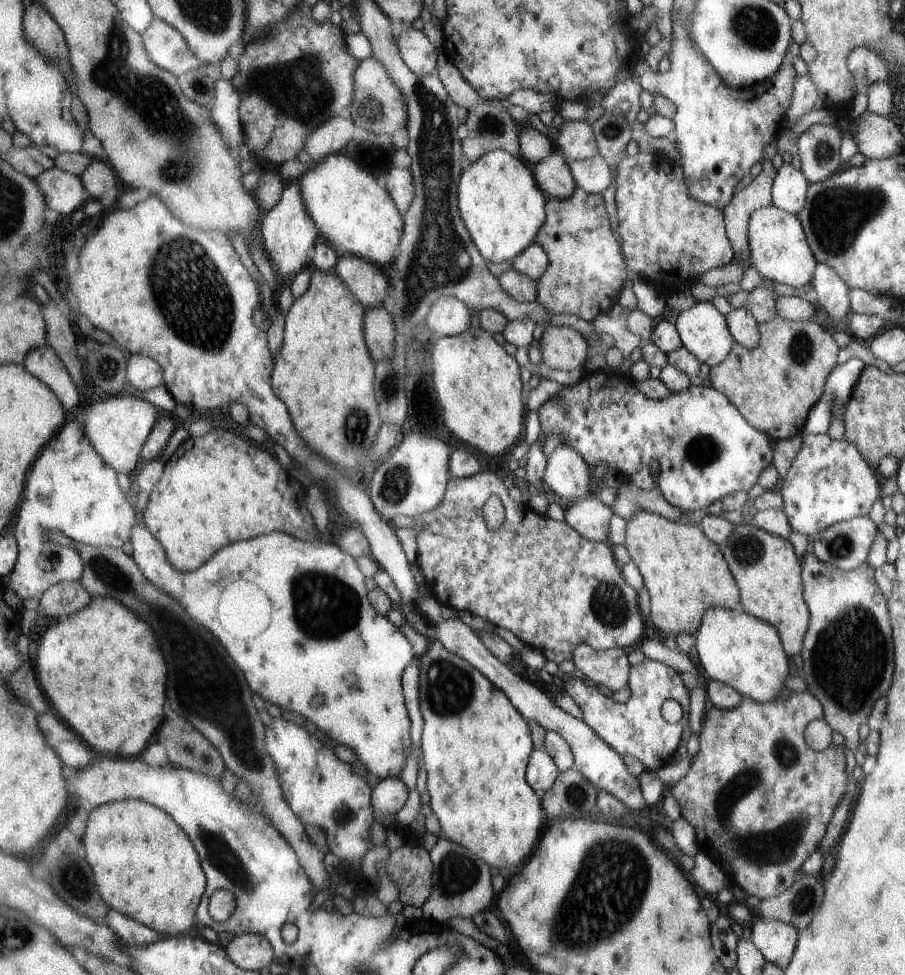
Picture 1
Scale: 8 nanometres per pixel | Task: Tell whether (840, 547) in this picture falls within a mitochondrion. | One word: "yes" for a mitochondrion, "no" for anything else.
yes

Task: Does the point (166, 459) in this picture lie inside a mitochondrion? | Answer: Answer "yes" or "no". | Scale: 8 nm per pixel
no

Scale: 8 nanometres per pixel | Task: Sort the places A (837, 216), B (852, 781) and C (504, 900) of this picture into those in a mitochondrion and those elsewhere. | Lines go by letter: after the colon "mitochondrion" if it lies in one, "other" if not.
A: mitochondrion
B: other
C: other

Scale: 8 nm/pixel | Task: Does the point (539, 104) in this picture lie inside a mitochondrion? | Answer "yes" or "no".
no

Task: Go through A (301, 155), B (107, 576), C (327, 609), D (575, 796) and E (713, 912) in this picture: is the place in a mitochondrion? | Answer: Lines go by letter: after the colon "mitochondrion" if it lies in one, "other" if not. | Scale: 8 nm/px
A: other
B: mitochondrion
C: mitochondrion
D: mitochondrion
E: other

